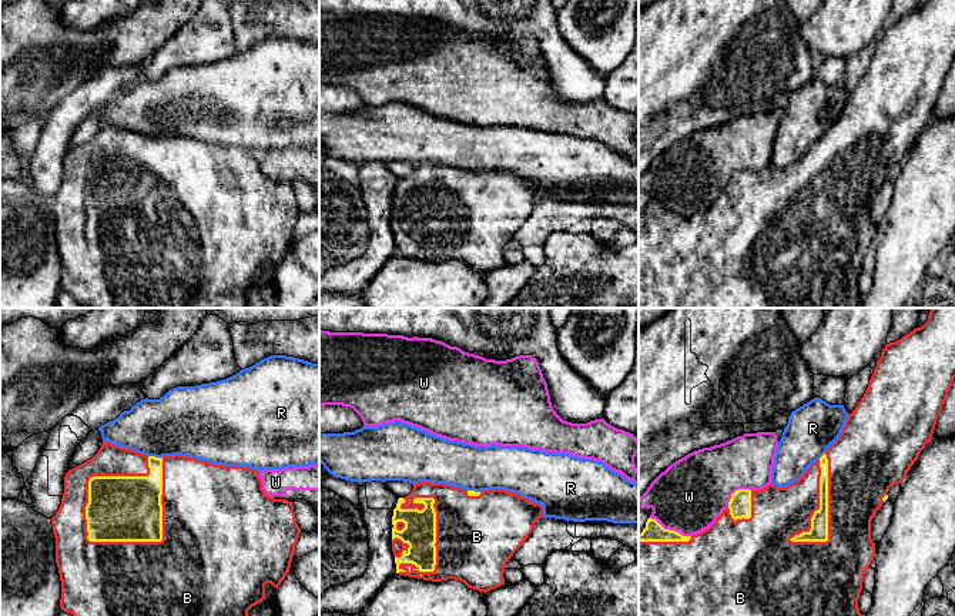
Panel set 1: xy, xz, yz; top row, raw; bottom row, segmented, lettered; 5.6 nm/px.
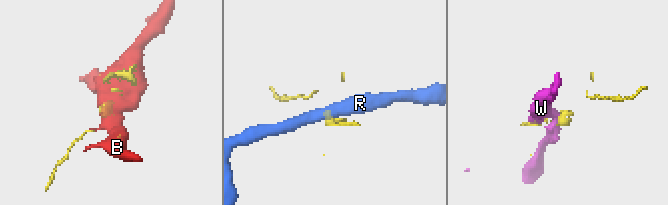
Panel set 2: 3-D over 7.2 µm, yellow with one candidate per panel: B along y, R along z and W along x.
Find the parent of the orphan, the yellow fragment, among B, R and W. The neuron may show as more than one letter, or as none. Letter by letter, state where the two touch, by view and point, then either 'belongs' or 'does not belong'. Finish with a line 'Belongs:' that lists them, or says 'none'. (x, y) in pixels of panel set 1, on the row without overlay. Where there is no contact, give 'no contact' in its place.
B: xy (161, 216) | belongs
R: xy (154, 137) | does not belong
W: yz (669, 210) | does not belong
Belongs: B

